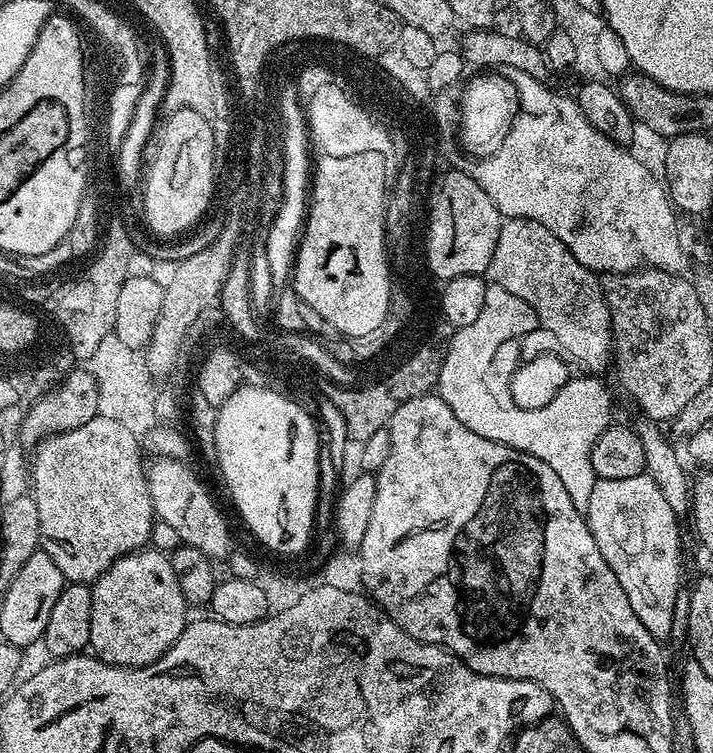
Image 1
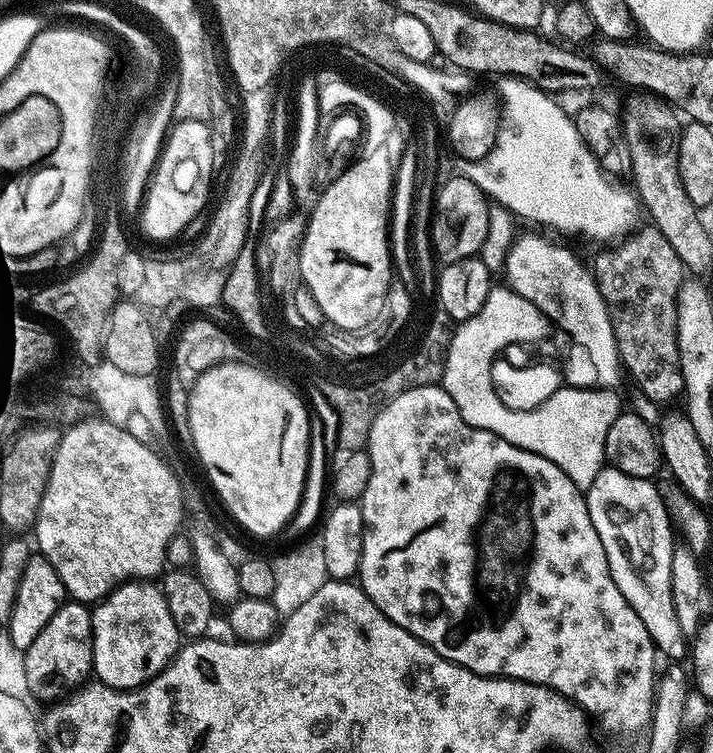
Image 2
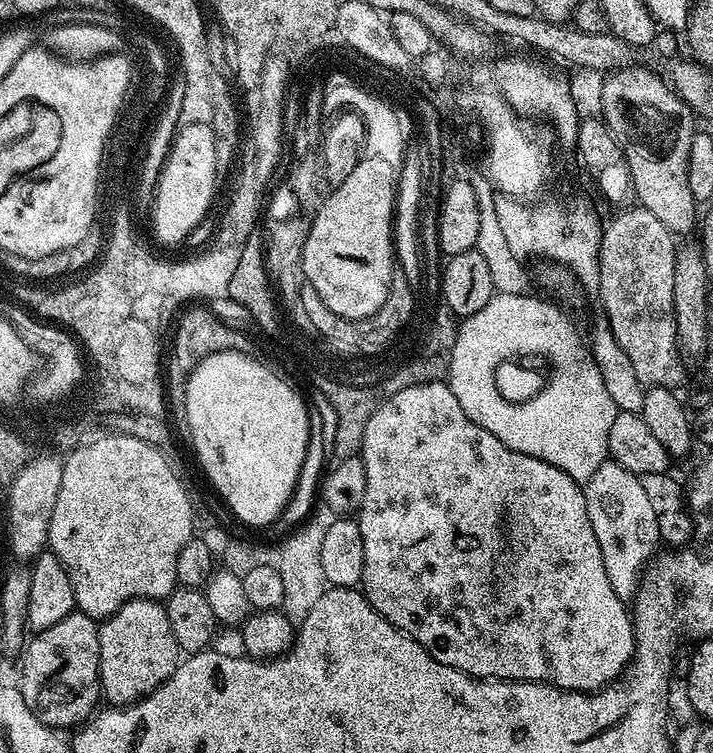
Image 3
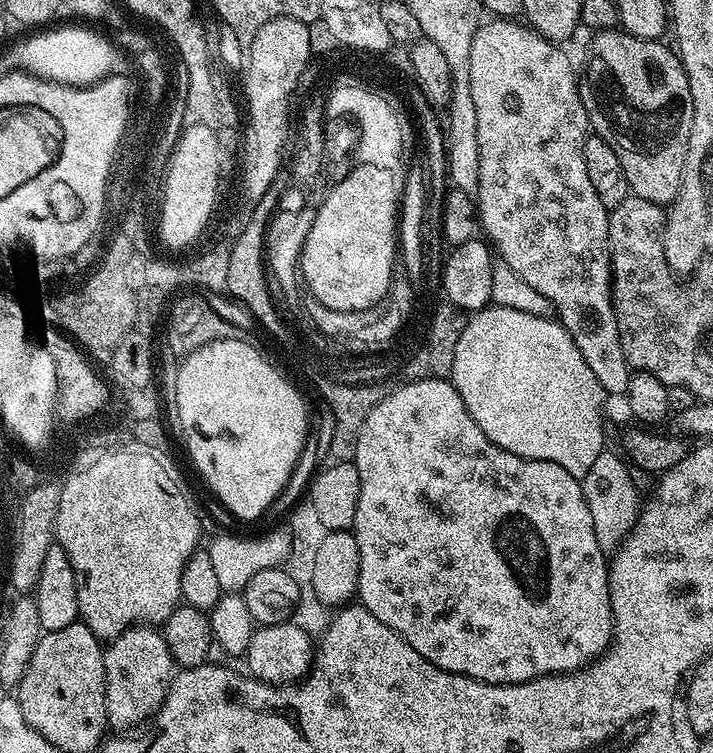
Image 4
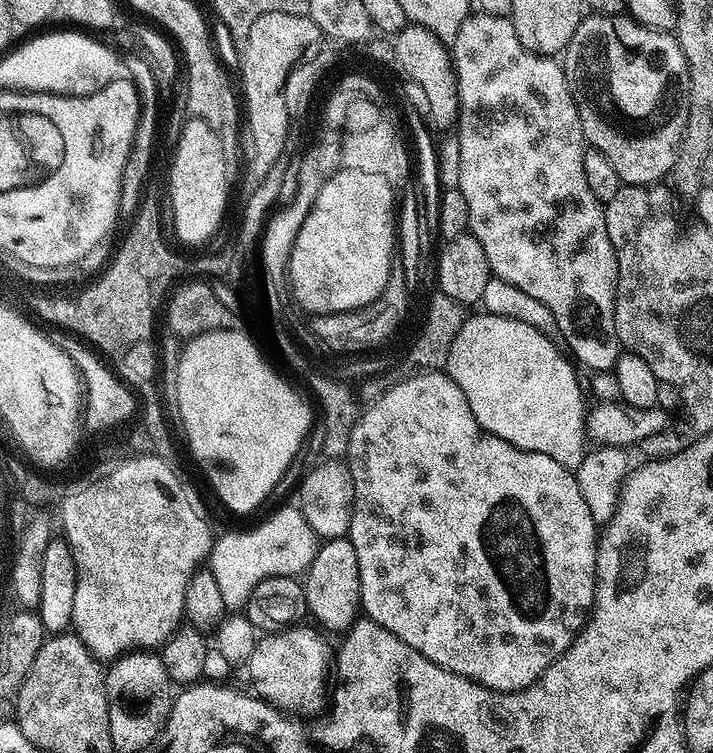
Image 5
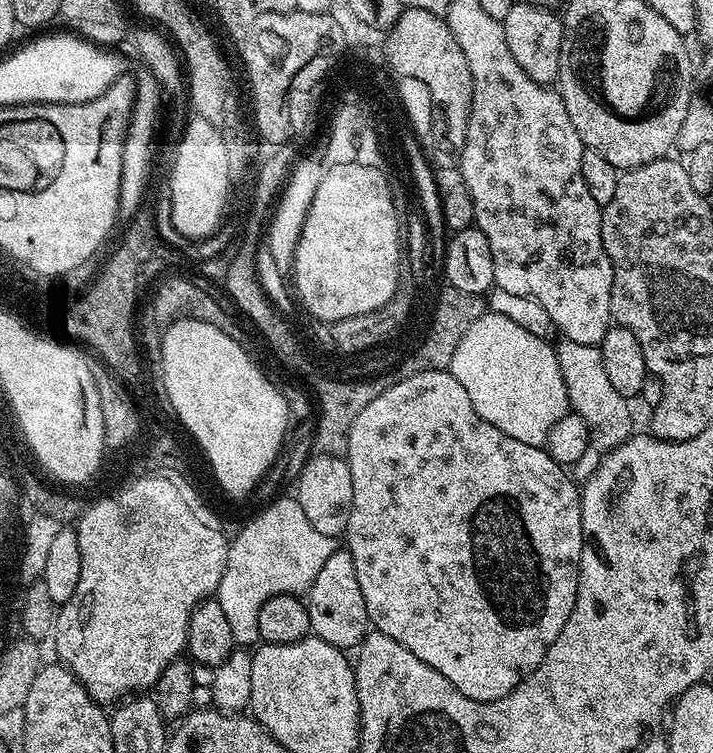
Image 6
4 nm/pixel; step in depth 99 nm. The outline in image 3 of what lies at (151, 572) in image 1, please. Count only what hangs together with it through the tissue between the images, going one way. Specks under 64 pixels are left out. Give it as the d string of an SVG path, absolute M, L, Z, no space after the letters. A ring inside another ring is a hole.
M131 600L121 606L113 616L107 617L99 625L100 629L100 691L103 699L112 706L127 706L135 704L136 701L144 699L149 696L156 688L161 688L166 681L174 674L174 670L178 667L182 659L182 653L178 642L174 642L174 630L170 630L170 622L168 621L168 610L163 603L155 600Z

